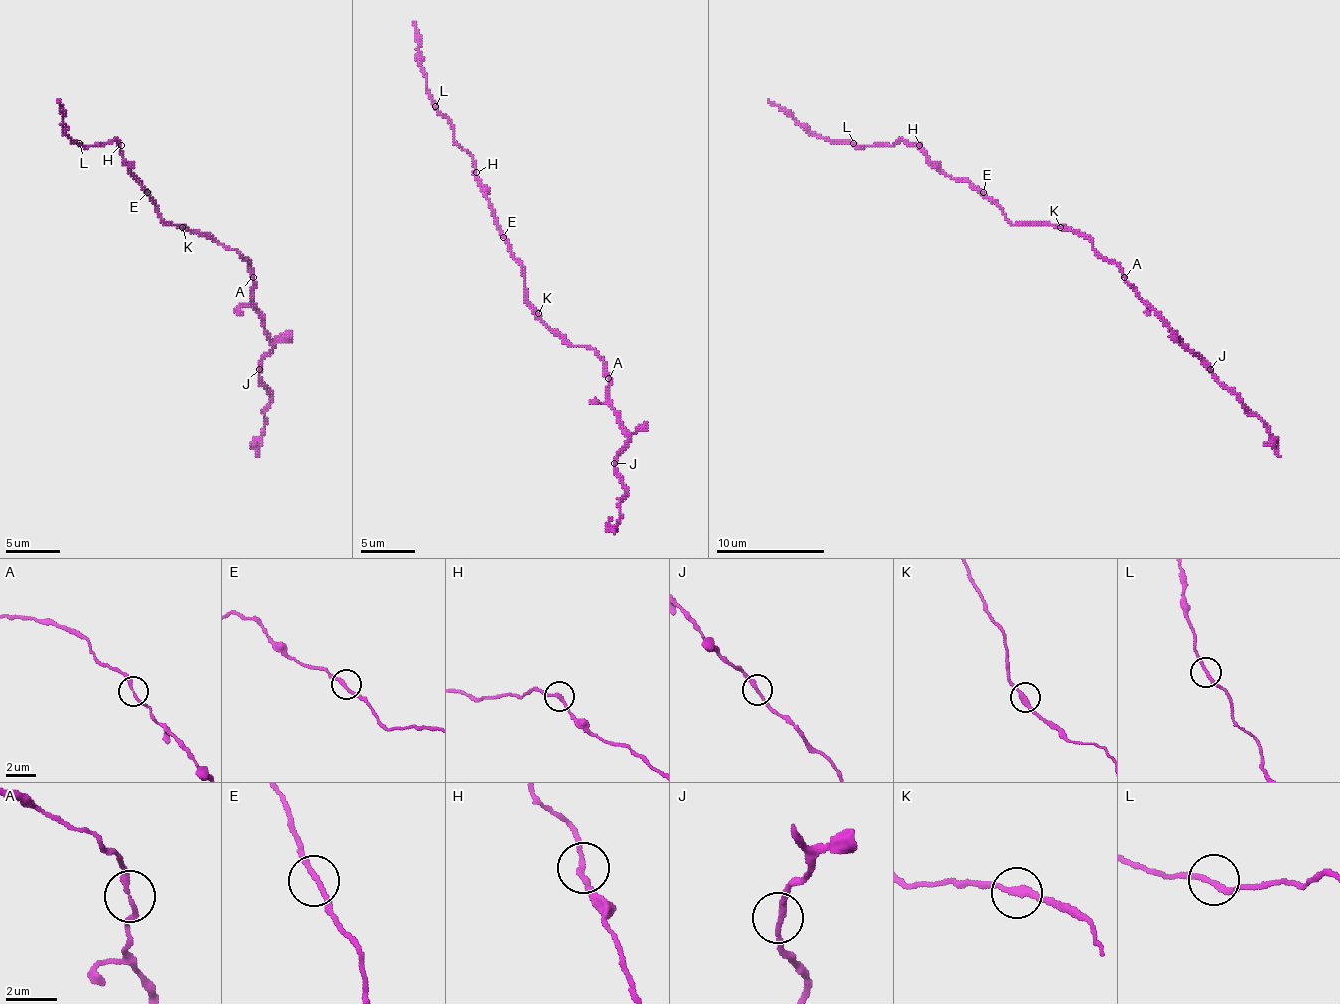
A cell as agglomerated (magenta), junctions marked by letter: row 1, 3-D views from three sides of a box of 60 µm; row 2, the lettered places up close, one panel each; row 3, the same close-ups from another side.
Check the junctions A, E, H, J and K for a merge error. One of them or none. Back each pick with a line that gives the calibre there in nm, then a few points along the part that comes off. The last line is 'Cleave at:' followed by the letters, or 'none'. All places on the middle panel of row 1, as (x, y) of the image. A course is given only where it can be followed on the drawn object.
Cleave at: none

